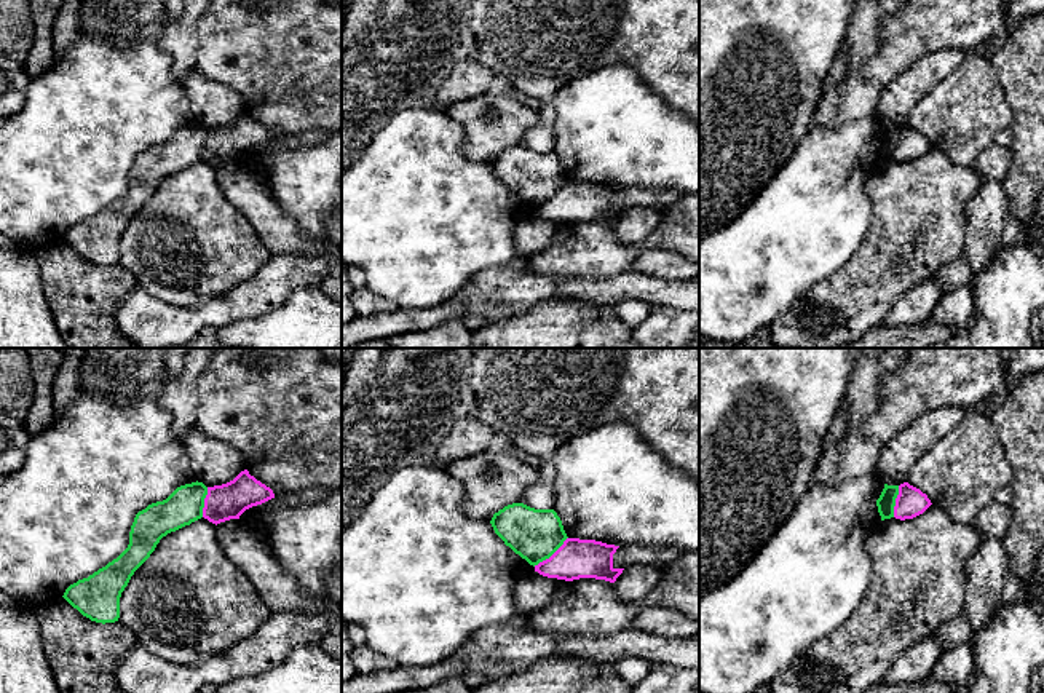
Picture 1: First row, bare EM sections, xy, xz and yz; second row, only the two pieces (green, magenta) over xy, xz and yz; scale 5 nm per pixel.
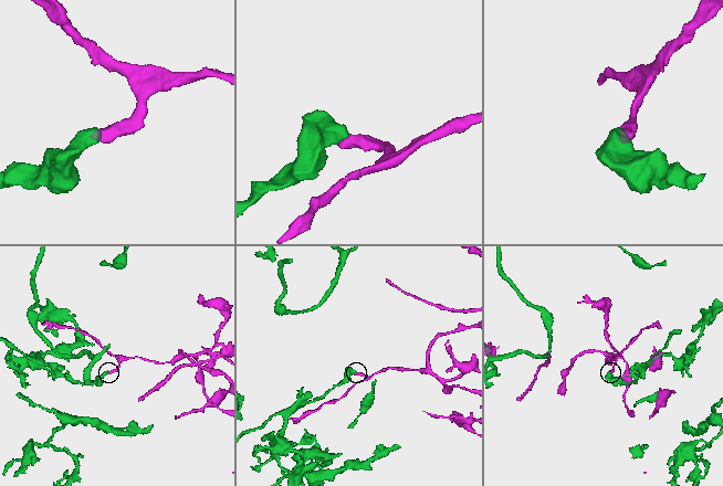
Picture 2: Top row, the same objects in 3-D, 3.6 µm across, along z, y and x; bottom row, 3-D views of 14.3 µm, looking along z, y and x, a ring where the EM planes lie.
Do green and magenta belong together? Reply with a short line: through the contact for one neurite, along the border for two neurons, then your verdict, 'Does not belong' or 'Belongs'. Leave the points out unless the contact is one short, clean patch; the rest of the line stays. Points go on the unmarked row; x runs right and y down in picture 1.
Line: xz (567, 179), (548, 200), (533, 208). Does not belong

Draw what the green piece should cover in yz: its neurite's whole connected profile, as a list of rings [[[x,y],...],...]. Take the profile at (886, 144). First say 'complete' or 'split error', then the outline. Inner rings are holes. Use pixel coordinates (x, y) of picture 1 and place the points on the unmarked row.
complete; [[[884,126],[884,131],[880,141],[876,142],[881,163],[894,160],[894,148],[897,137],[899,137],[899,128]]]

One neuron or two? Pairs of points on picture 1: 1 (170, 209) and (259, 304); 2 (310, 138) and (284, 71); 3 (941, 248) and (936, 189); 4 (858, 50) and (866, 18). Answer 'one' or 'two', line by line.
1: two
2: two
3: one
4: one

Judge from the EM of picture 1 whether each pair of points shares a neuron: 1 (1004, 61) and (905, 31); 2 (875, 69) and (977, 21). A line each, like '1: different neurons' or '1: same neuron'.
1: different neurons
2: same neuron

